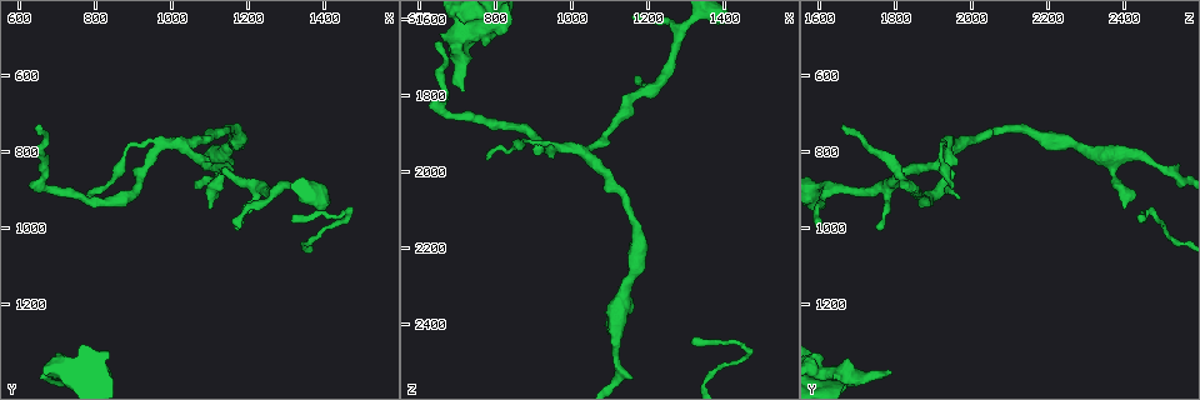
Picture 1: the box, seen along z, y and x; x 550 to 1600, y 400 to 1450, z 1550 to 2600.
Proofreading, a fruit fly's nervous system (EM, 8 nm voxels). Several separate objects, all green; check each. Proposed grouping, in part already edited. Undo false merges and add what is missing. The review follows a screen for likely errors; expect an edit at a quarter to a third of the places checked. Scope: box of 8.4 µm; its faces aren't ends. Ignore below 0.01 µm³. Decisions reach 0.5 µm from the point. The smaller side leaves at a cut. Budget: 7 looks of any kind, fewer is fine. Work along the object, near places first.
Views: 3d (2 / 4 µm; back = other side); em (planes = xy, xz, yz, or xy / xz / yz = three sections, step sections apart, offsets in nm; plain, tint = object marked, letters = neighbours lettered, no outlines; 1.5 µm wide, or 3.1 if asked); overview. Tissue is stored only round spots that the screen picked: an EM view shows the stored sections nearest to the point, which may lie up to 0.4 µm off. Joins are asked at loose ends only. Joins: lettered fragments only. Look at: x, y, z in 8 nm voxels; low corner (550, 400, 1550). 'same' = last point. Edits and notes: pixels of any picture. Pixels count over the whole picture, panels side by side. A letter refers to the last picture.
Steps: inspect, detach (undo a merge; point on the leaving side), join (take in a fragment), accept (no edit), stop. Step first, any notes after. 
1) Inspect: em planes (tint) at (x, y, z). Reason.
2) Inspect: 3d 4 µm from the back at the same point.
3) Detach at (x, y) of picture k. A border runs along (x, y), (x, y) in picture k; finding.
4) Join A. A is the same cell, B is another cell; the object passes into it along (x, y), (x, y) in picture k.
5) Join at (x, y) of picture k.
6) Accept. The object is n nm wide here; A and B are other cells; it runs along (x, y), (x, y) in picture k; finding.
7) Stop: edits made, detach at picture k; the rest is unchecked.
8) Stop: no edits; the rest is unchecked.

Inspect: 3d 2 µm at (1130, 805, 2365). Calibre changes.

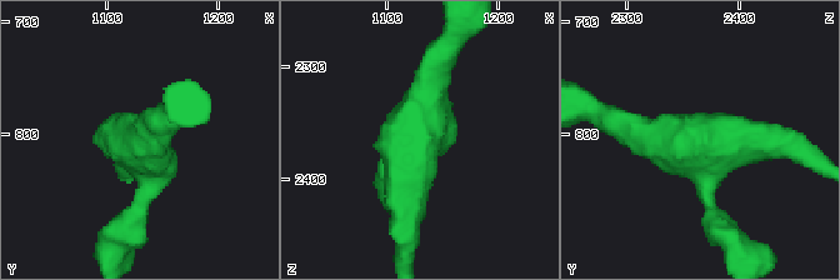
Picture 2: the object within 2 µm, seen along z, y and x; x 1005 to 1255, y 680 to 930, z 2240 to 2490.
Inspect: em planes (letters) at (1122, 806, 2362). 3 arms meet here; the arms are 200, 220, 220 nm wide.

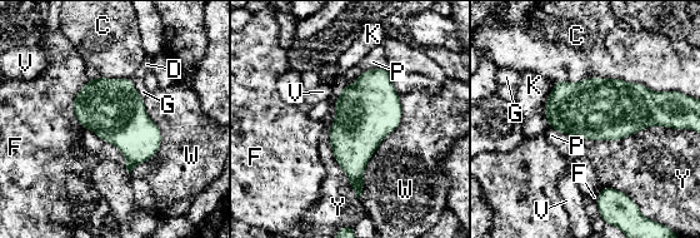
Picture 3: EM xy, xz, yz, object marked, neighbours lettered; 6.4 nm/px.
Accept. C, D, F, G, K, P, V, W and Y are other cells; a border runs along (90, 79), (73, 105), (83, 128) in picture 3; continuous, no second neuron.

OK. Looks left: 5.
Inspect: 3d 4 µm at (725, 1385, 1785). An open end.

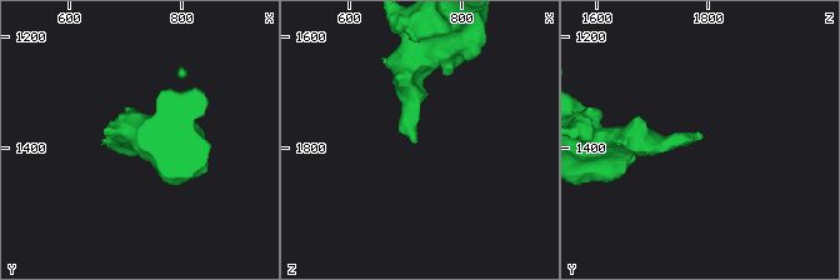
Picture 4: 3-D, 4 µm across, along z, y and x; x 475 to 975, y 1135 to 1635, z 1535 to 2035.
Inspect: em xy step 4 (letters) at (720, 1385, 1790).

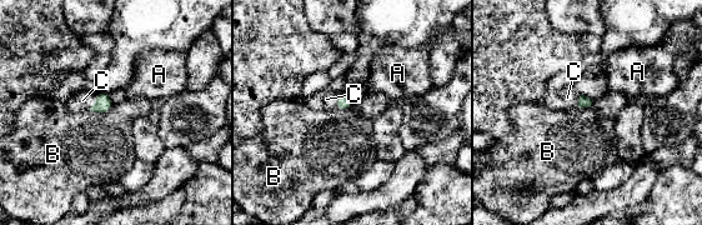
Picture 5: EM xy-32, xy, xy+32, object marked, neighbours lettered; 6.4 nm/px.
Join C. C is the same cell, A and B are other cells; the object passes into it along (104, 103), (96, 101), (83, 100) in picture 5; the neuron continues.

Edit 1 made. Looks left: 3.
Inspect: em planes (tint) at (895, 790, 1920). A narrow waist.

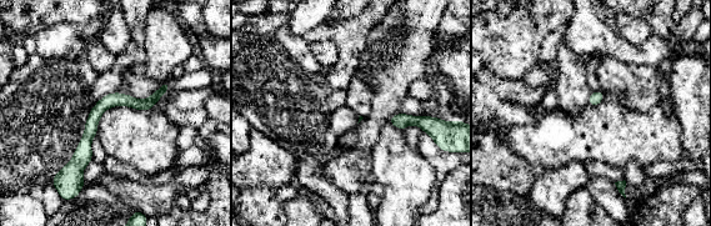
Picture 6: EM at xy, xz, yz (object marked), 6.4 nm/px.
Inspect: em planes (letters) at the same point. See the neighbours.

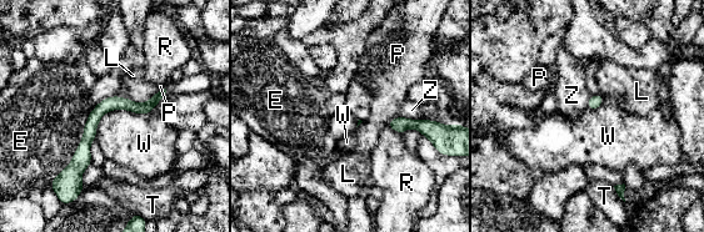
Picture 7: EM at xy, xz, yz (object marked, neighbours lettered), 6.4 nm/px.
Accept. E, L, P, R, T, W and Z are other cells; a border runs along (149, 112), (110, 110), (94, 140) in picture 7; continuous, no second neuron.

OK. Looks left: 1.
Stop: edits made, join at picture 5; the rest is unchecked.

